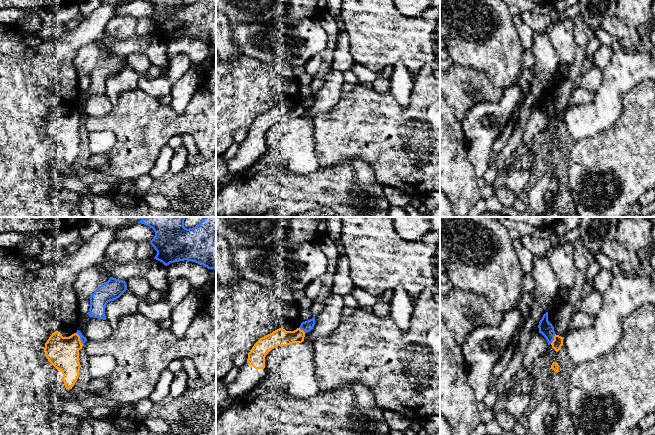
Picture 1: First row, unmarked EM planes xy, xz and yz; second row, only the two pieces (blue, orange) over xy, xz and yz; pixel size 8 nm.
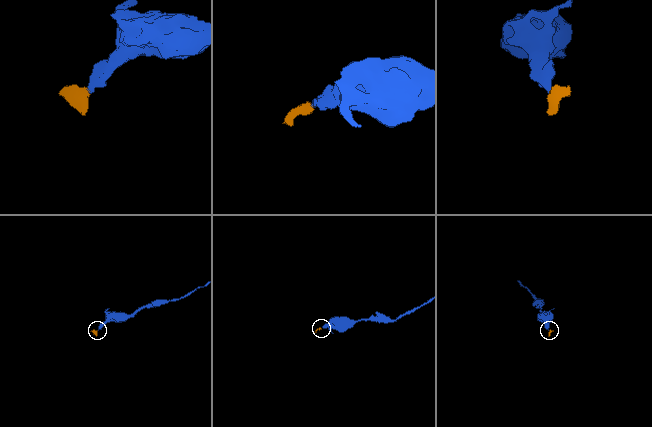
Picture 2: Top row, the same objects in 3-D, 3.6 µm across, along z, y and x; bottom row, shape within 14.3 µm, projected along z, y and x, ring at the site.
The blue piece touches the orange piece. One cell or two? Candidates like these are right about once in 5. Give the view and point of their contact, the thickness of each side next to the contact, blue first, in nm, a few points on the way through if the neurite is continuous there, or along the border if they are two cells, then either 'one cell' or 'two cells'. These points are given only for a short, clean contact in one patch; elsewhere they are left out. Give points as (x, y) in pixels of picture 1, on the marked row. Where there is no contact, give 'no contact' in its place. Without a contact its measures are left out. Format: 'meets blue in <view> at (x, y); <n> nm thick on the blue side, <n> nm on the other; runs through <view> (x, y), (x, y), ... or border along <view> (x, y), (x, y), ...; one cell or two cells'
meets blue in xy at (80, 338); 50 nm thick on the blue side, 260 nm on the other; border along xy (76, 332), (82, 344); two cells

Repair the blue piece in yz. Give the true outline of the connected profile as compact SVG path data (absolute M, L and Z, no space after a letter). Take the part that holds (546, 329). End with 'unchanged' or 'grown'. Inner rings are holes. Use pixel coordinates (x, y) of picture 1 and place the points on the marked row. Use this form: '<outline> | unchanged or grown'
M546 312L538 325L539 333L541 333L547 340L548 345L552 343L555 336L553 325L548 321L548 312Z | unchanged

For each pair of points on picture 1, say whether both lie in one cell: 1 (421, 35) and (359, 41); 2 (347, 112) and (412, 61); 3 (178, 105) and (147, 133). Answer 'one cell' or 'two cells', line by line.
1: one cell
2: two cells
3: two cells

